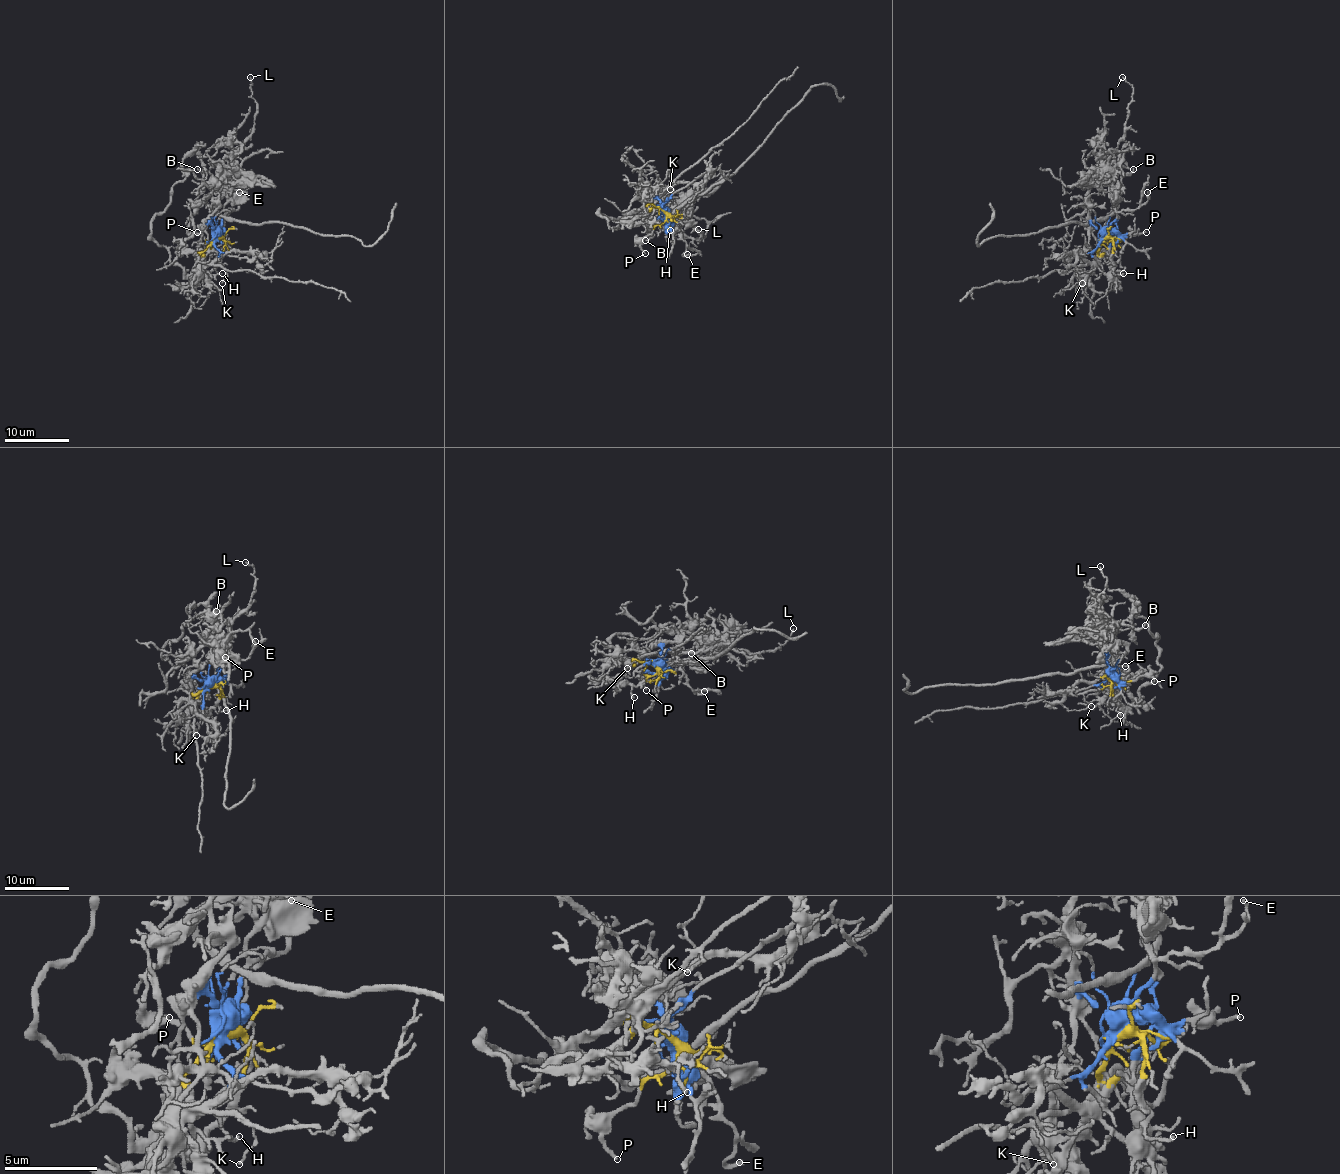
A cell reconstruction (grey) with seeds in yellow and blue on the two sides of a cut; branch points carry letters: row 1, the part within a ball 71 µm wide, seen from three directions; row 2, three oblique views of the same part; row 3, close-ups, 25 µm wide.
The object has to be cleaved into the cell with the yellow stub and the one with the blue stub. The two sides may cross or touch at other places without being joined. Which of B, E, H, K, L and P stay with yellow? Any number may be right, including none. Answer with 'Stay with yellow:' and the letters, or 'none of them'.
Stay with yellow: B, H, K, P

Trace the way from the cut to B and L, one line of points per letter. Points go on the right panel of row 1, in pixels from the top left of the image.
B: (1104, 238), (1113, 275), (1122, 246), (1102, 233), (1105, 157), (1133, 168)
L: (1104, 238), (1105, 228), (1117, 215), (1113, 156), (1133, 96), (1133, 86), (1122, 76)

